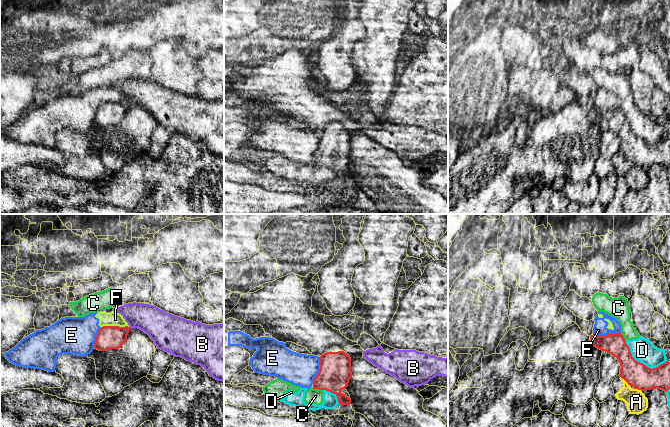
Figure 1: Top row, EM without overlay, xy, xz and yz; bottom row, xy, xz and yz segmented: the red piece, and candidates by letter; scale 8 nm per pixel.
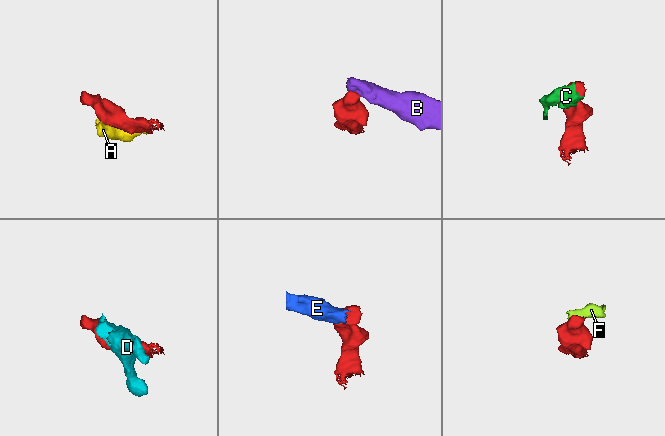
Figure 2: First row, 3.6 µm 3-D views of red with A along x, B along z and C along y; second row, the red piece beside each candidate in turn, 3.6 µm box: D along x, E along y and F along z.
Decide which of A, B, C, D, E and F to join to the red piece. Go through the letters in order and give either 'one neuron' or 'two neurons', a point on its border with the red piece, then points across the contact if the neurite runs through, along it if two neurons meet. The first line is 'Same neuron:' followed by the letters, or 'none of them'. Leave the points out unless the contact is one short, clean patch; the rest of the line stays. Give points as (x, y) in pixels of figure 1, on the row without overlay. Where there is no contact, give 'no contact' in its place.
Same neuron: none of them
A: two neurons; meets red in yz at (625, 156)
B: two neurons; no contact
C: two neurons; meets red in xz at (318, 164); border along xz (312, 164), (323, 166)
D: two neurons; meets red in yz at (641, 139)
E: two neurons; meets red in yz at (606, 111); border along yz (620, 107), (614, 110), (593, 111)
F: two neurons; meets red in xy at (114, 102); border along xy (128, 102), (101, 103)

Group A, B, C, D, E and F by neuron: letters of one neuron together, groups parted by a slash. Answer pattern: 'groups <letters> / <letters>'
groups A / B / C D / E F

